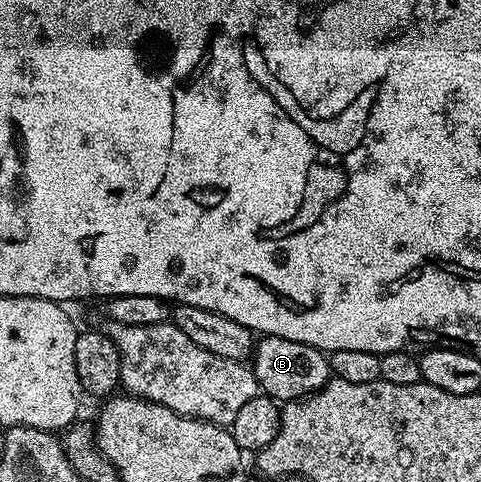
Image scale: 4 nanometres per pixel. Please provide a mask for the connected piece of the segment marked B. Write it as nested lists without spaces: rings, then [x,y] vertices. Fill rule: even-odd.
[[[272,334],[260,337],[256,341],[249,365],[255,371],[255,379],[260,391],[280,404],[315,394],[333,377],[331,363],[324,351],[319,350],[316,346],[301,344],[297,340],[285,340],[281,336]]]

